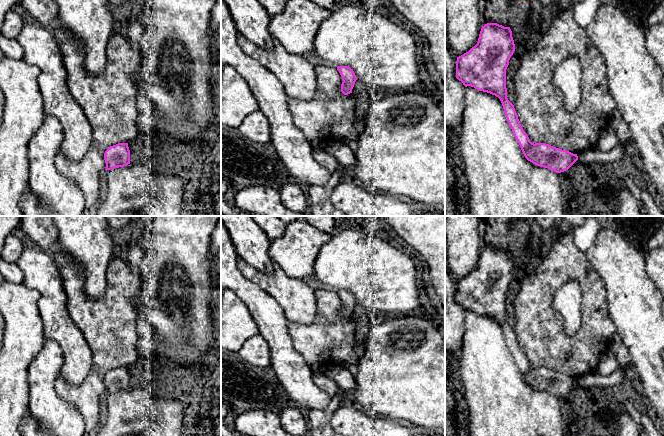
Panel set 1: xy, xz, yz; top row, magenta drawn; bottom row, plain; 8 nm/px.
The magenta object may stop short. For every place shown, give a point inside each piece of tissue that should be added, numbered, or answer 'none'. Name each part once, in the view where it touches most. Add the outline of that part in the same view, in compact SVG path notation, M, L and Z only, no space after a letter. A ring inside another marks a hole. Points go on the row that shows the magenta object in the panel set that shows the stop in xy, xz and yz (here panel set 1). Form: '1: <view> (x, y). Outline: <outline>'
none

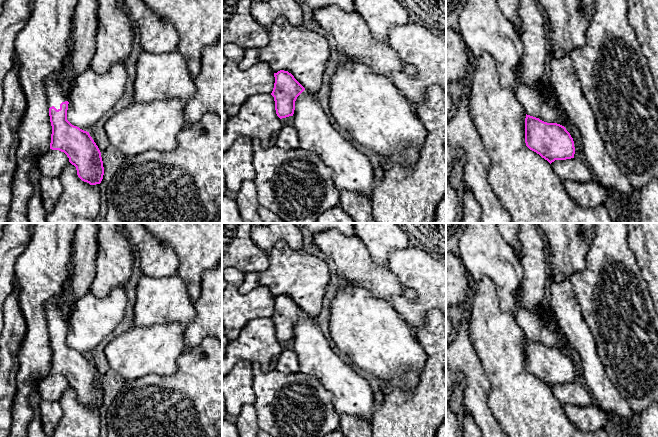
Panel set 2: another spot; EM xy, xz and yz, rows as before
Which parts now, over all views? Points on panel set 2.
1: yz (525, 183). Outline: M492 55L475 57L475 65L470 116L491 162L488 181L512 223L612 223L605 205L584 209L573 202L551 164L526 146L526 112L514 92L500 84Z

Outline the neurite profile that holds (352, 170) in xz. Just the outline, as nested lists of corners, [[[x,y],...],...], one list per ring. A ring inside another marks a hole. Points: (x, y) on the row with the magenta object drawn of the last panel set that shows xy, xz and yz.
[[[306,89],[297,97],[293,114],[293,126],[299,135],[300,148],[315,153],[332,170],[333,179],[338,191],[353,191],[365,195],[371,201],[372,184],[376,180],[372,163],[355,145],[347,141],[341,133],[334,129],[325,110],[322,108],[317,94]]]

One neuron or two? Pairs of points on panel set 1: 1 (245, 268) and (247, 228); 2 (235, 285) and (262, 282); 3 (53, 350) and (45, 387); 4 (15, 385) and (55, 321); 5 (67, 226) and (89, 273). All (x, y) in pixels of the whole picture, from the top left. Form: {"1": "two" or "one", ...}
{"1": "two", "2": "two", "3": "one", "4": "two", "5": "one"}

